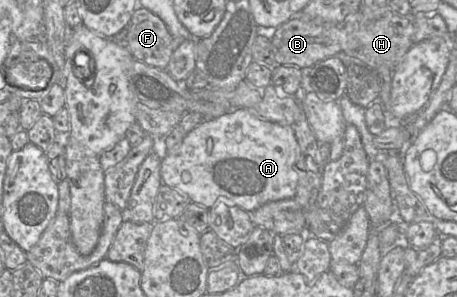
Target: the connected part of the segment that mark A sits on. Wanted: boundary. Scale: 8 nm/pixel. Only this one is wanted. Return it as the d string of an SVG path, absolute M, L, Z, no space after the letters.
M238 108L219 117L204 118L187 132L181 144L162 158L160 175L163 184L184 193L193 203L210 209L222 201L252 212L267 202L295 196L298 182L295 164L299 155L300 147L292 126L270 122L248 109Z

